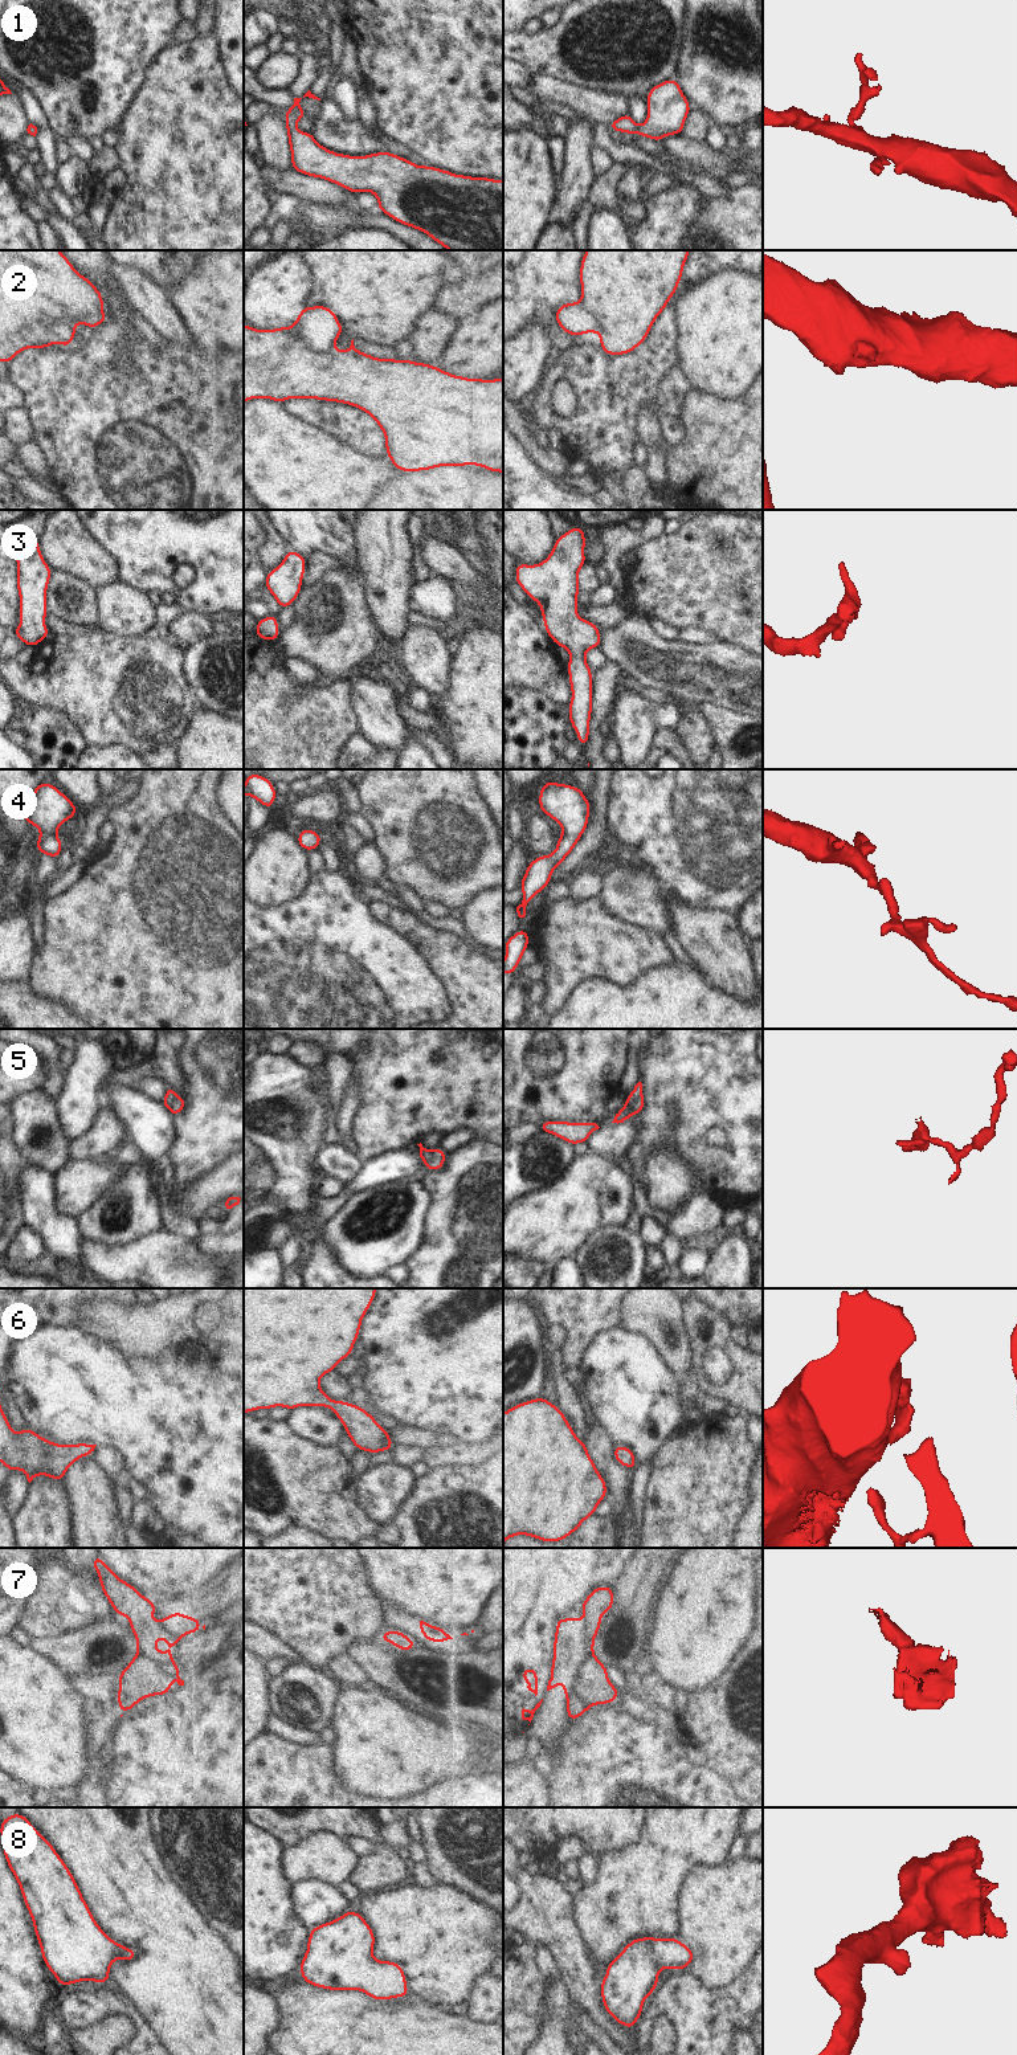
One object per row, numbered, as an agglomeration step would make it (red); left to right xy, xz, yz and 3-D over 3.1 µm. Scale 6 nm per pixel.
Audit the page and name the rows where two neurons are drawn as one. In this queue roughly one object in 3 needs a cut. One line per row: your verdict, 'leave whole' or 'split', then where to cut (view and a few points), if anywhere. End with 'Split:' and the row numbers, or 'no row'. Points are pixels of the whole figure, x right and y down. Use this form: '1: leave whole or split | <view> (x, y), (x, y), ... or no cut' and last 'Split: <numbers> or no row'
1: leave whole | no cut
2: split | xz (274, 329), (293, 331), (319, 352), (334, 348)
3: leave whole | no cut
4: leave whole | no cut
5: split | xz (432, 1151), (432, 1157), (424, 1163)
6: leave whole | no cut
7: leave whole | no cut
8: leave whole | no cut
Split: 2, 5

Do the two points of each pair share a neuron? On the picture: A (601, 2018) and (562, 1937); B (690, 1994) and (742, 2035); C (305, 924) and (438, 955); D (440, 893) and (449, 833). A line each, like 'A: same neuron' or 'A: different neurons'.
A: same neuron
B: different neurons
C: different neurons
D: same neuron

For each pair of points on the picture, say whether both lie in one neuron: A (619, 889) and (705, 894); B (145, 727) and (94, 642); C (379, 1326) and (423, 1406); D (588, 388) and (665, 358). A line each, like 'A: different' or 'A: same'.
A: different
B: same
C: same
D: same

